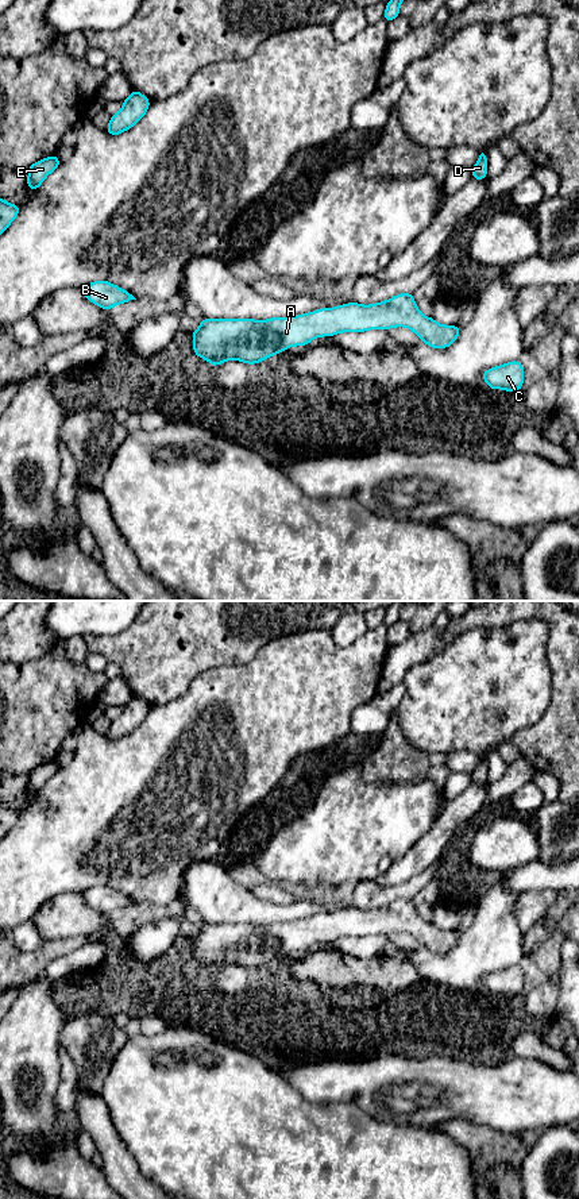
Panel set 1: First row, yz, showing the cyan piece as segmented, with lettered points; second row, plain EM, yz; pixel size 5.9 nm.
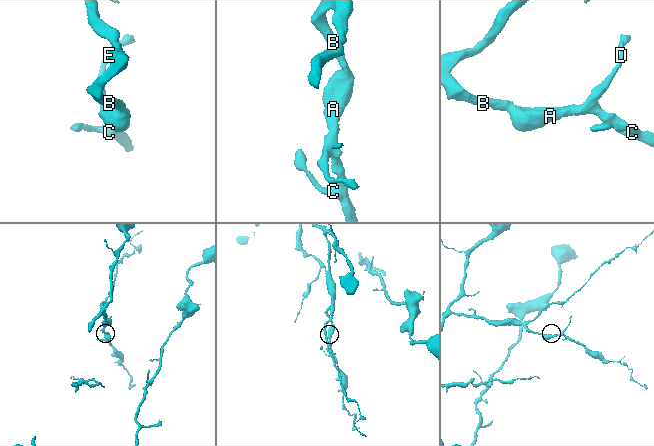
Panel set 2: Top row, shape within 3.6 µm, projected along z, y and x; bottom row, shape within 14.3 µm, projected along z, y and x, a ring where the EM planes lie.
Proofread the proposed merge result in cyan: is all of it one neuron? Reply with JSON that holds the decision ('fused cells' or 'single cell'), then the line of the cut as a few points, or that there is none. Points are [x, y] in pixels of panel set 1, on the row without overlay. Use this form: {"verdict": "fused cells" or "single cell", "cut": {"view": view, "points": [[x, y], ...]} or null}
{"verdict": "single cell", "cut": null}

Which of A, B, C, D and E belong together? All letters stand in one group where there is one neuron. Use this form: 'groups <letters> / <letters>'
groups A B C D E

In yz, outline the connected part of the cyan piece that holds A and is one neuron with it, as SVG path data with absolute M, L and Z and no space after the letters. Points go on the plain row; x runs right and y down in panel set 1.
M401 898L371 910L347 907L293 922L201 924L192 942L194 959L217 972L232 964L254 969L285 953L305 951L314 942L394 932L412 934L433 953L449 952L460 936L459 930L441 930L424 921L413 899Z

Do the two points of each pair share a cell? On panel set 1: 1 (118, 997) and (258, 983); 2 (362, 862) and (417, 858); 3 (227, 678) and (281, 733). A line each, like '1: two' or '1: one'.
1: one
2: two
3: one

